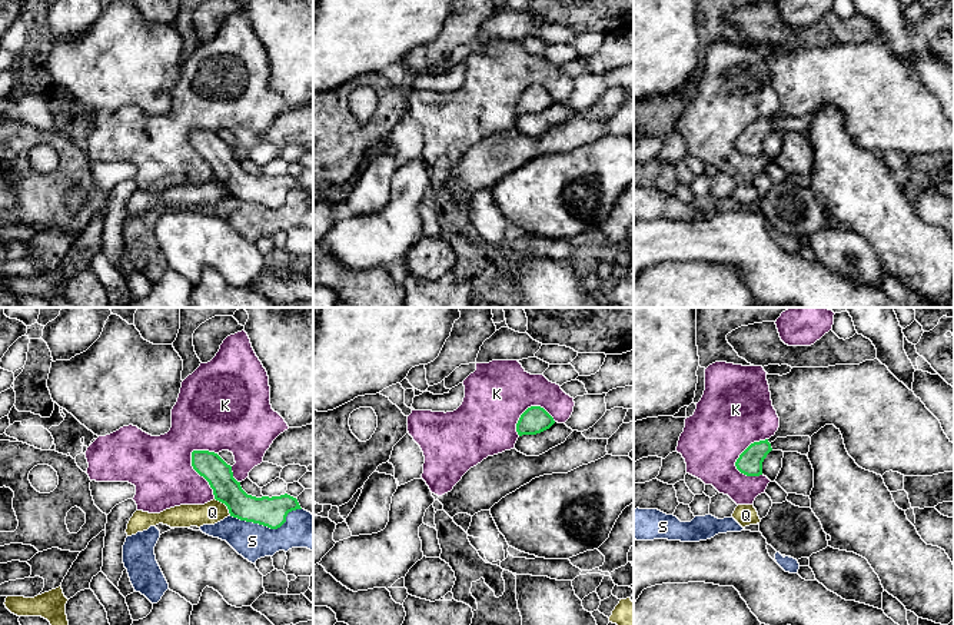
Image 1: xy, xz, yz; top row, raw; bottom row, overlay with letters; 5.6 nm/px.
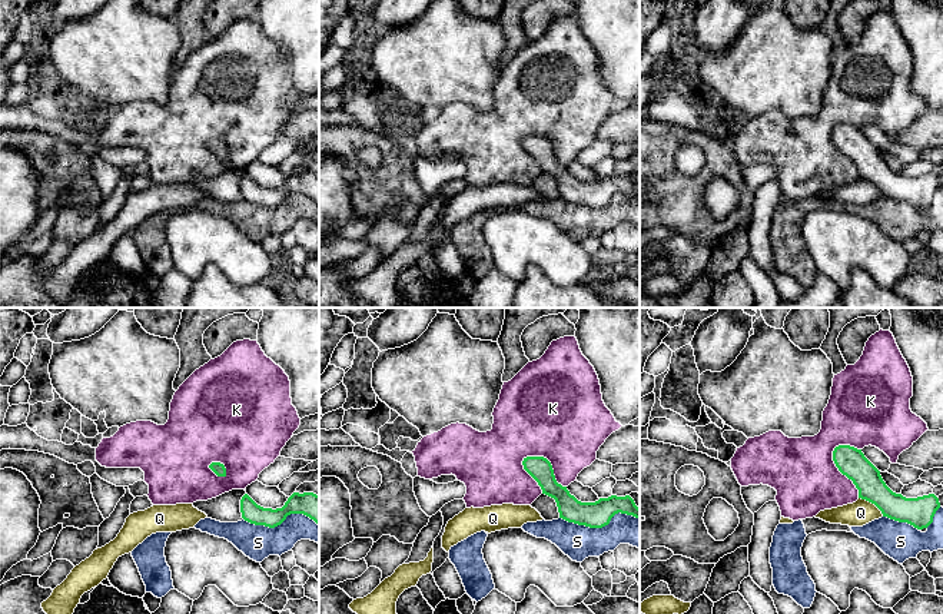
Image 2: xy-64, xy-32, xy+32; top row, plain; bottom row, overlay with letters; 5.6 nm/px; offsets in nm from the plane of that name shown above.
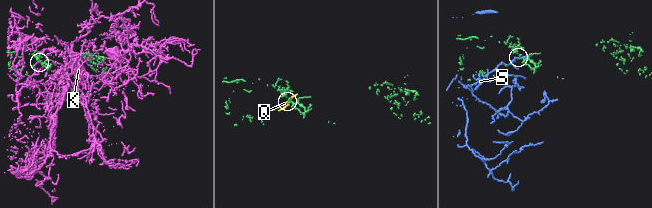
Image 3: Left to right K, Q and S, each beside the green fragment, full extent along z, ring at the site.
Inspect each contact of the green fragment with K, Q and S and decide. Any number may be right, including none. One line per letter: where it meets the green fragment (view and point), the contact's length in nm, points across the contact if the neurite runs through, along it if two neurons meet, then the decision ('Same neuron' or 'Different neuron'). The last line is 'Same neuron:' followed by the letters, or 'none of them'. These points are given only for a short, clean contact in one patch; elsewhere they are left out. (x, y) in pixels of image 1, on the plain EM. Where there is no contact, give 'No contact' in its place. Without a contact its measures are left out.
K: Touches green at xy (199, 153). Shared border 300 nm. Different neuron
Q: Touches green at xy (225, 183). Shared border 140 nm. Boundary: xy (215, 178), (226, 186), (230, 195). Different neuron
S: Touches green at xy (268, 206). Shared border 400 nm. Different neuron
Same neuron: none of them

